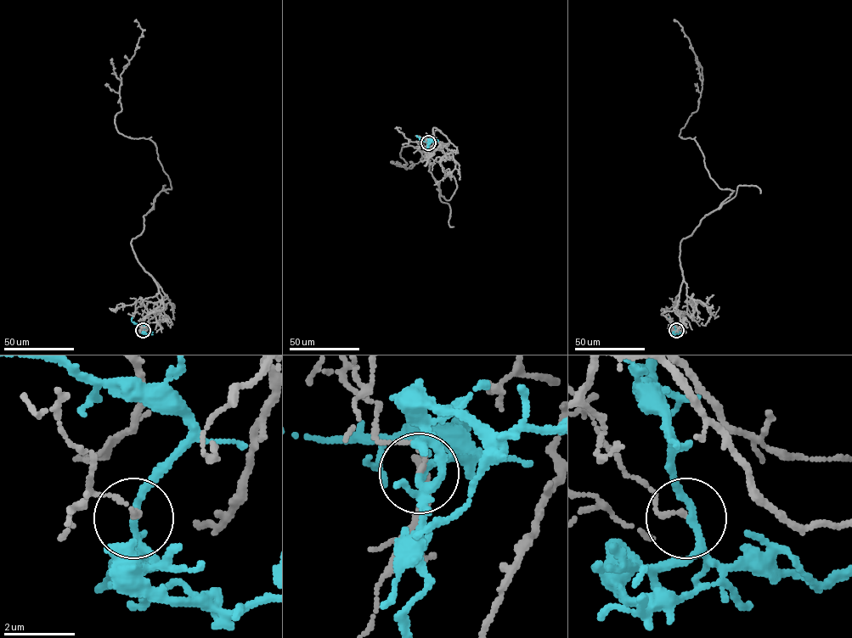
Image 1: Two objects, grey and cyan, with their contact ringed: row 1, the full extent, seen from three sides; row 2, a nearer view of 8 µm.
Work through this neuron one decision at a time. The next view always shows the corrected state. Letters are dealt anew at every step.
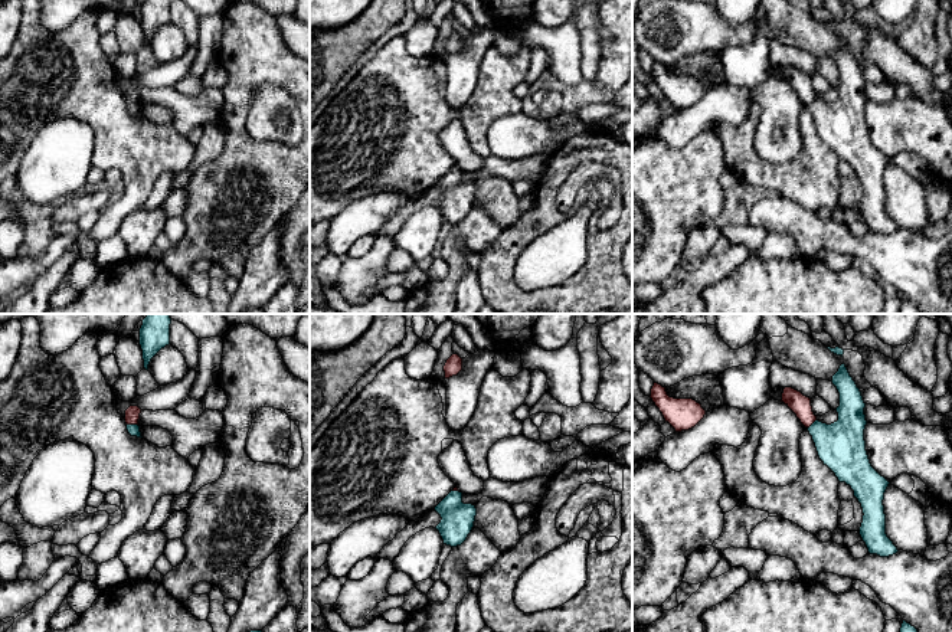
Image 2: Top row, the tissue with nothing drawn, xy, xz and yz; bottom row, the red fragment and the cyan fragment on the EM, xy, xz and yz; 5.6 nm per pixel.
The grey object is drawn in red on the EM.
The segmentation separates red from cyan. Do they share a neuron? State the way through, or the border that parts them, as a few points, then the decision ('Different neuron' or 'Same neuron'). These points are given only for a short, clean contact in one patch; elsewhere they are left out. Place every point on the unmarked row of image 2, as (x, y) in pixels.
Boundary: xy (127, 101), (137, 102). Different neuron

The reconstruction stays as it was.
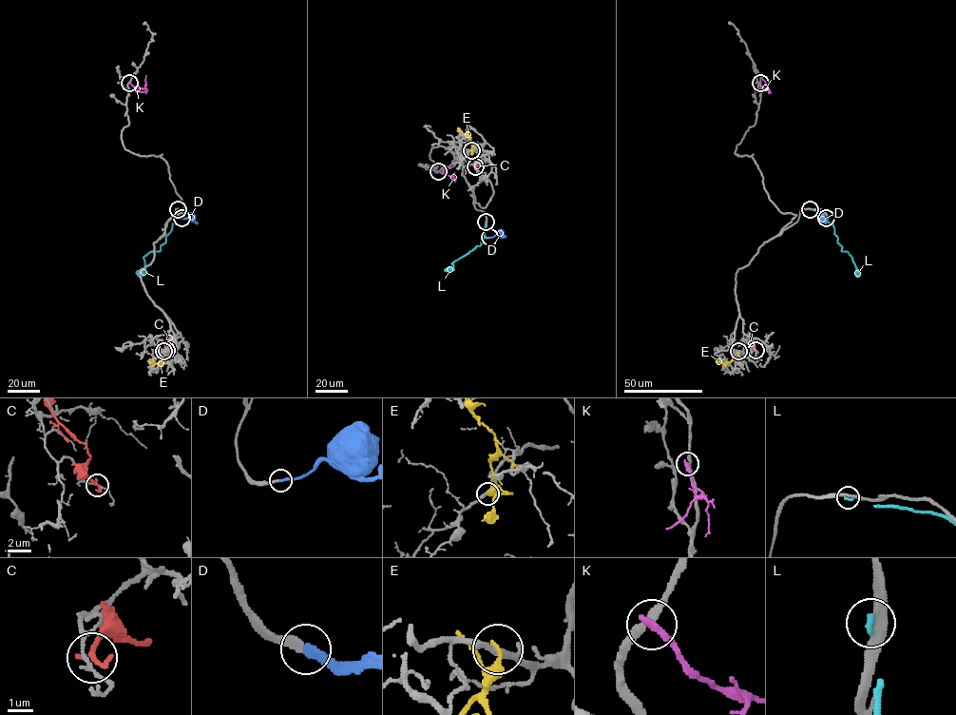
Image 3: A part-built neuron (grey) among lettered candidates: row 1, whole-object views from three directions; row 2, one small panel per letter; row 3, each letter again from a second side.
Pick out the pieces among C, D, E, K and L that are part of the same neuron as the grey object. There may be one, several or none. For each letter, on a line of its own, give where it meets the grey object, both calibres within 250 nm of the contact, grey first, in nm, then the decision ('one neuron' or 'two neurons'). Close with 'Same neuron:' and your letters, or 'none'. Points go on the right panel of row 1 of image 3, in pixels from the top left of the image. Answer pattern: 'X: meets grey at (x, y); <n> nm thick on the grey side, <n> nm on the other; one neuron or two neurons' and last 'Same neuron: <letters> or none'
C: meets grey at (755, 350); 110 nm thick on the grey side, 260 nm on the other; two neurons
D: meets grey at (826, 218); 280 nm thick on the grey side, 300 nm on the other; one neuron
E: meets grey at (738, 351); 260 nm thick on the grey side, 260 nm on the other; two neurons
K: meets grey at (760, 83); 280 nm thick on the grey side, 360 nm on the other; two neurons
L: meets grey at (810, 209); 320 nm thick on the grey side, 240 nm on the other; two neurons
Same neuron: D

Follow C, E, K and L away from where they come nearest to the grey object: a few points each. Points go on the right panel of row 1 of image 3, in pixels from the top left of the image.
C: (755, 350), (750, 338)
E: (738, 351), (728, 363), (716, 359)
K: (759, 82), (766, 88), (761, 75)
L: (810, 209), (824, 211), (827, 221), (833, 224), (837, 242), (842, 250), (851, 257), (858, 277)

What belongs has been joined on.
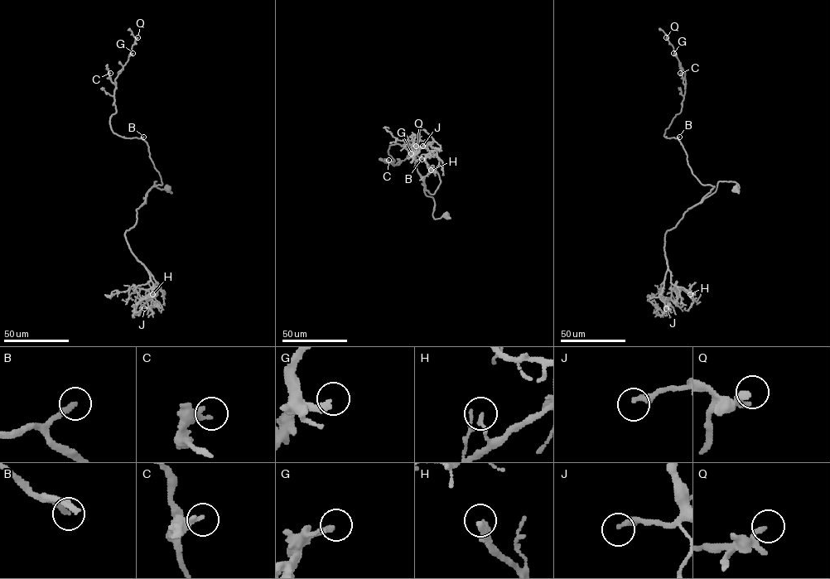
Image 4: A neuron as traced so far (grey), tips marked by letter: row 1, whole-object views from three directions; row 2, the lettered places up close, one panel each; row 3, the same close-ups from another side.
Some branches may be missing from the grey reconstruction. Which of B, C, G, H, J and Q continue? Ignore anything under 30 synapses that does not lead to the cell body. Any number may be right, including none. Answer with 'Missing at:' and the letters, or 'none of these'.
Missing at: B

